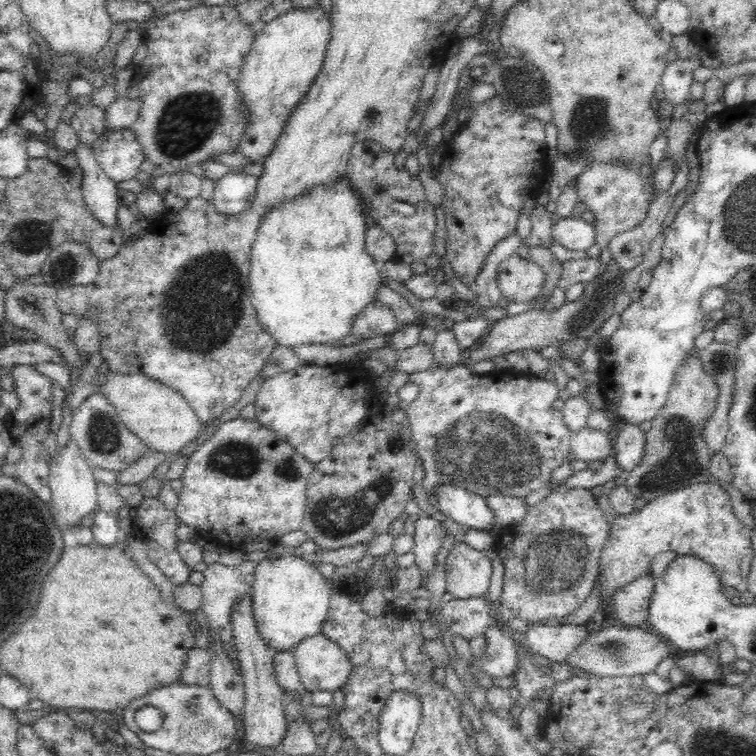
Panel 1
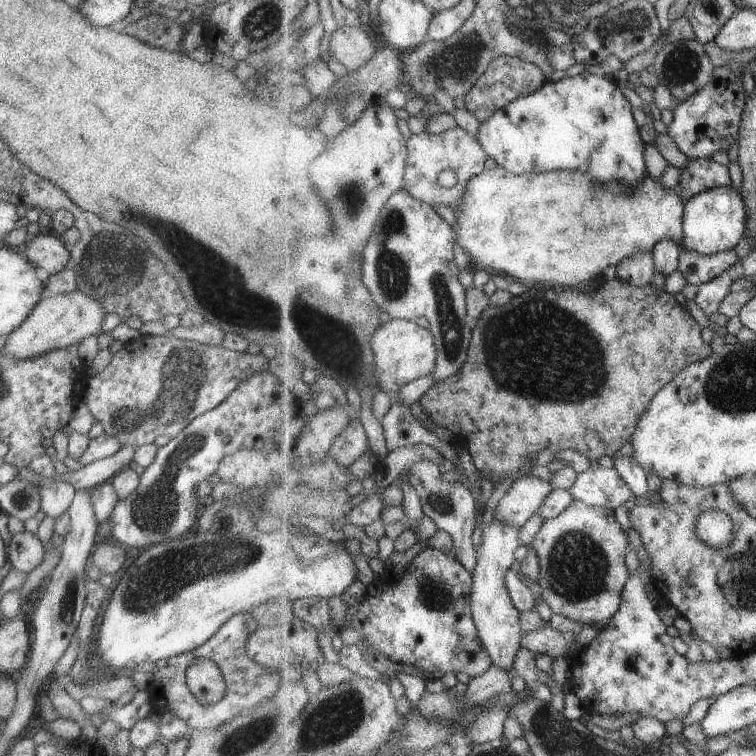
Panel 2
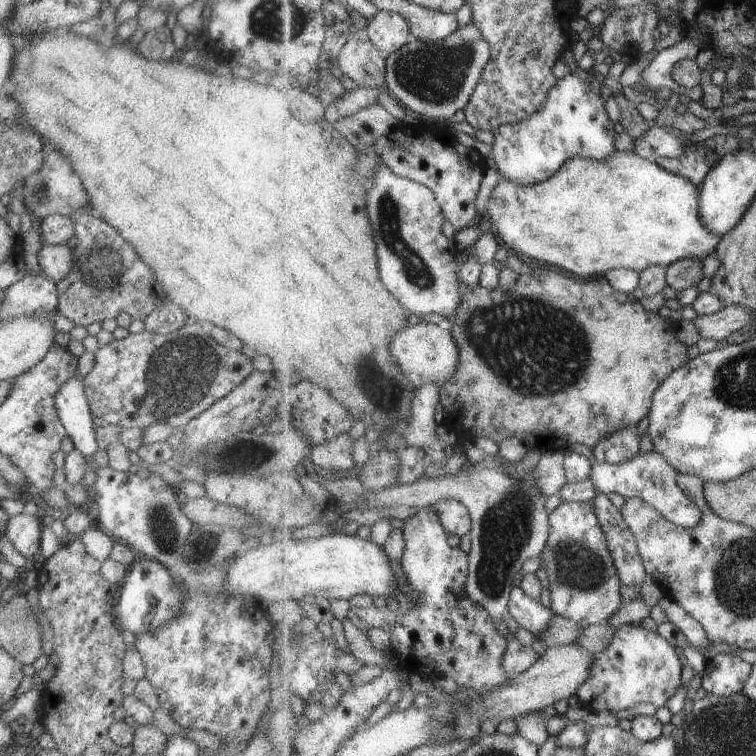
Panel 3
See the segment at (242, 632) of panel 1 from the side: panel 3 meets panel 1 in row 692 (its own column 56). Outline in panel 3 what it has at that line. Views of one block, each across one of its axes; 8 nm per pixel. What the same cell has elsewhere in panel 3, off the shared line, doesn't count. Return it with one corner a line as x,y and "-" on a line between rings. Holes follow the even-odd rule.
44,243
36,255
41,273
54,282
65,278
74,264
74,254
66,243
62,245

